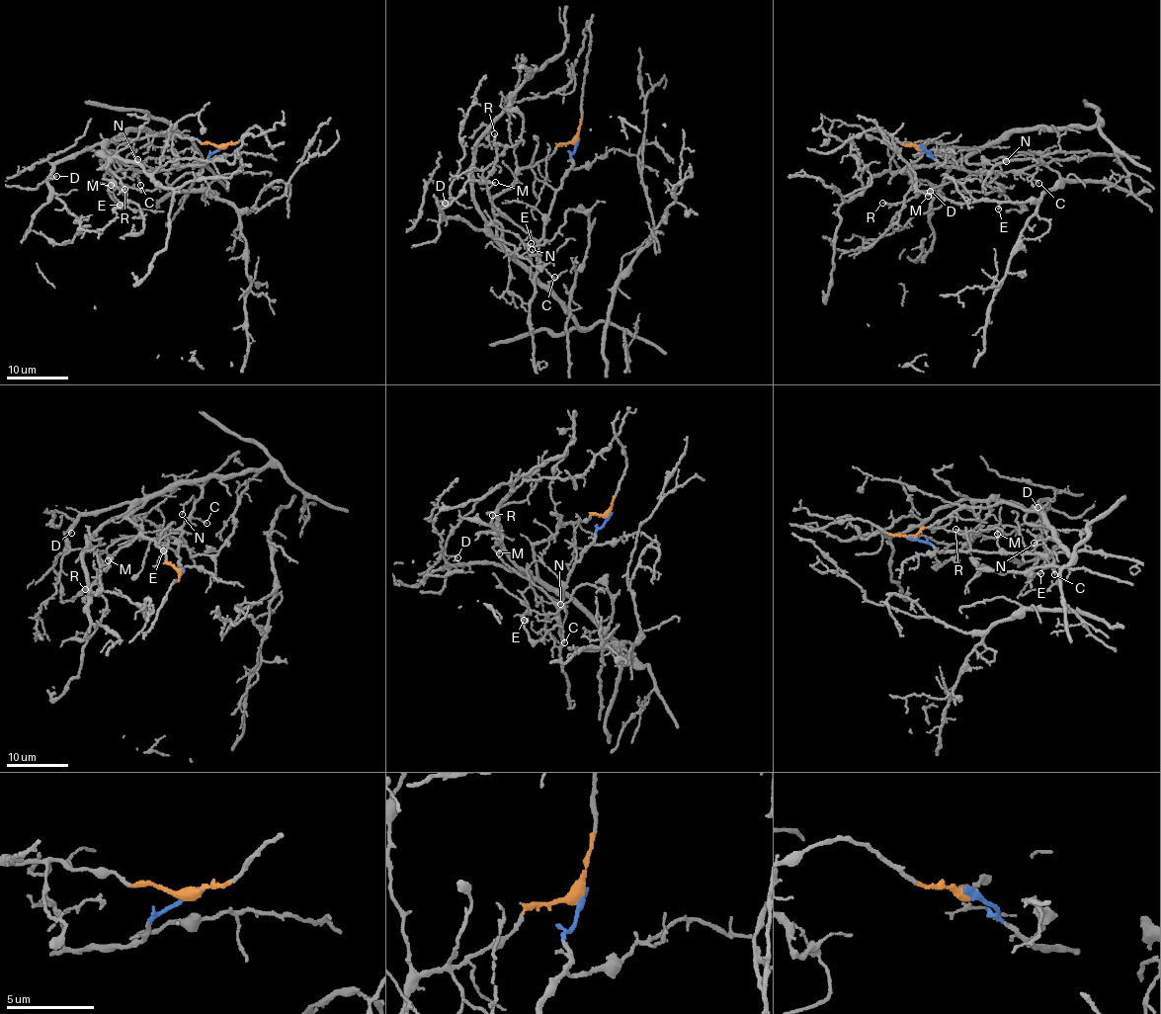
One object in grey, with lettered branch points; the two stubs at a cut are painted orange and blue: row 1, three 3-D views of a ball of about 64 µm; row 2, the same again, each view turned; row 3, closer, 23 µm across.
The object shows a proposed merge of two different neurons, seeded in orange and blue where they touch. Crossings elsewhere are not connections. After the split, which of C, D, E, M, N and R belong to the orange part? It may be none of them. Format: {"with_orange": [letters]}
{"with_orange": ["D", "E"]}

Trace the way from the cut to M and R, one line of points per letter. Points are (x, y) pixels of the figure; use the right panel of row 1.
M: (919, 147), (925, 147), (944, 165), (998, 173), (949, 181), (934, 187), (929, 196)
R: (919, 147), (944, 165), (997, 173), (970, 175), (921, 190), (905, 202), (882, 203)

